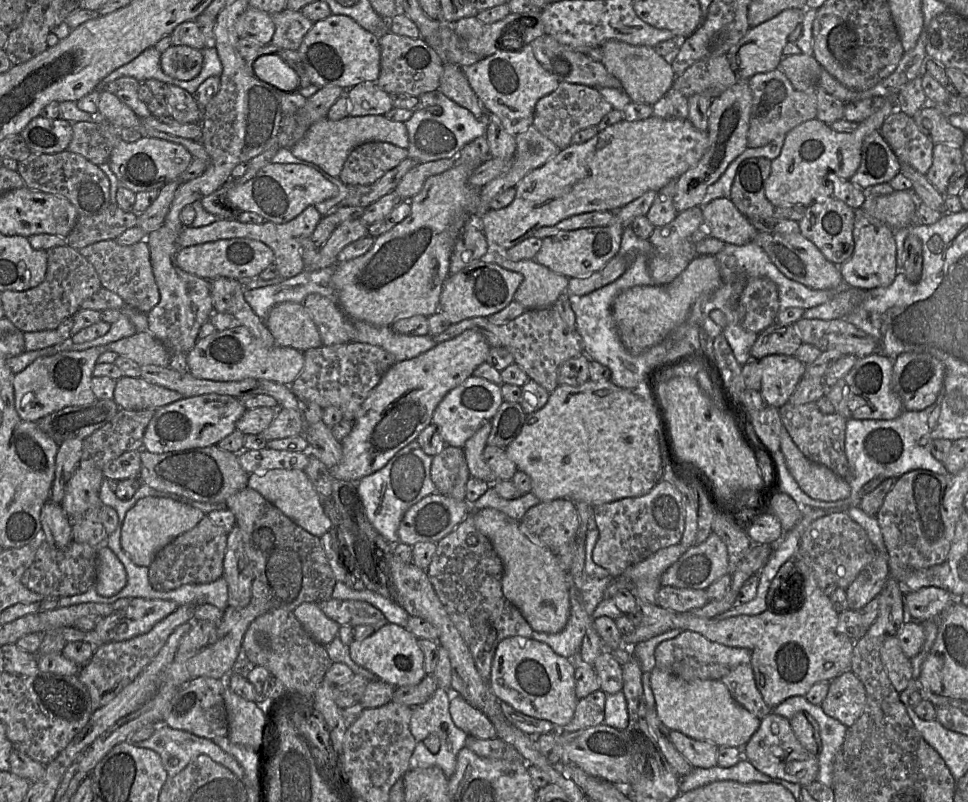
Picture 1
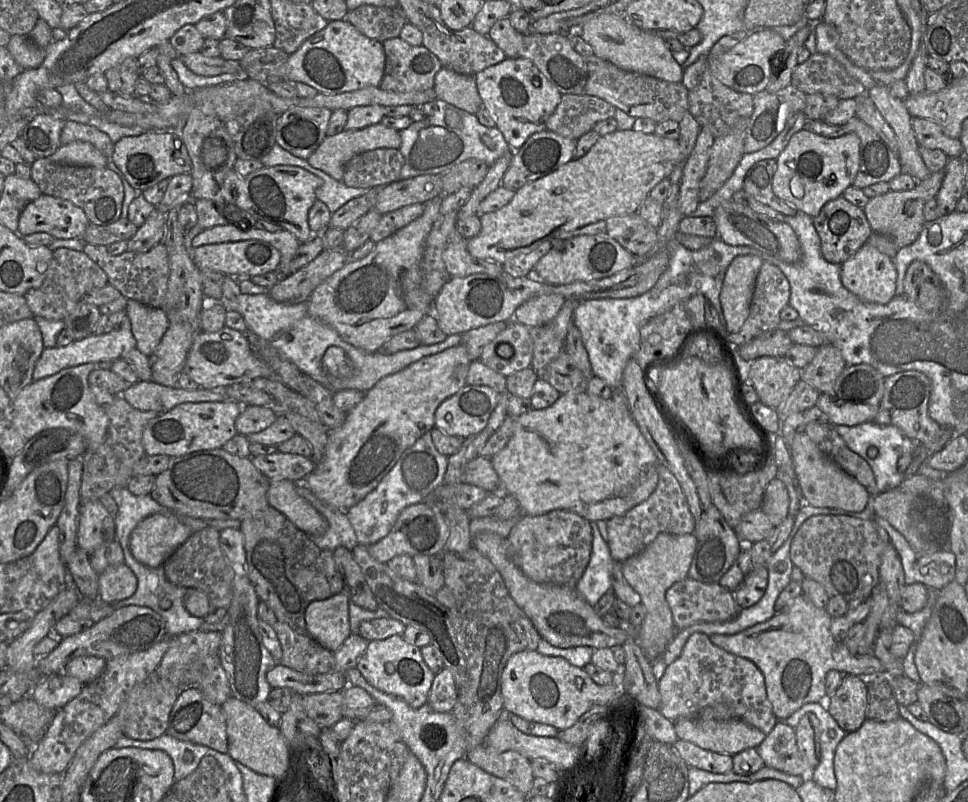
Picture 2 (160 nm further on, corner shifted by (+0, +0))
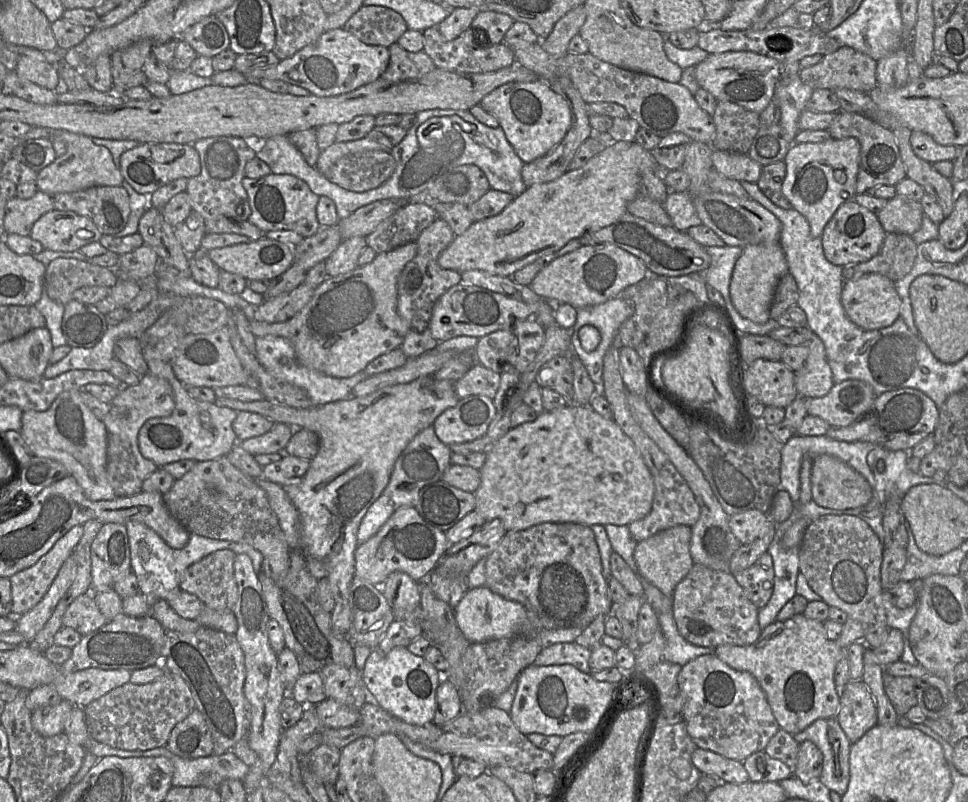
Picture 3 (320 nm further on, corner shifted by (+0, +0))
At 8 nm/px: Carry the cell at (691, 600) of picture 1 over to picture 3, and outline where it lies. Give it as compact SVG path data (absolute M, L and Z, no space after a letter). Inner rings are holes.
M694 564L674 589L672 603L679 633L685 640L697 646L747 646L755 643L762 632L758 623L759 609L729 571L716 571Z

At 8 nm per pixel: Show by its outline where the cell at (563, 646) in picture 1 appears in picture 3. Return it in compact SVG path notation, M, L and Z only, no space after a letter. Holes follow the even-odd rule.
M575 642L557 643L543 648L534 661L536 666L570 664L583 673L590 674L589 658L592 649Z

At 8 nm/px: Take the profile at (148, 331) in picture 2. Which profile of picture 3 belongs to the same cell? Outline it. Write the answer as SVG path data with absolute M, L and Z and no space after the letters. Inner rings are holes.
M148 358L147 365L149 373L165 379L171 385L175 408L170 416L152 418L143 424L138 434L141 454L156 464L158 468L179 460L207 461L227 456L238 442L233 430L237 411L191 397L187 387L175 376L171 362Z

